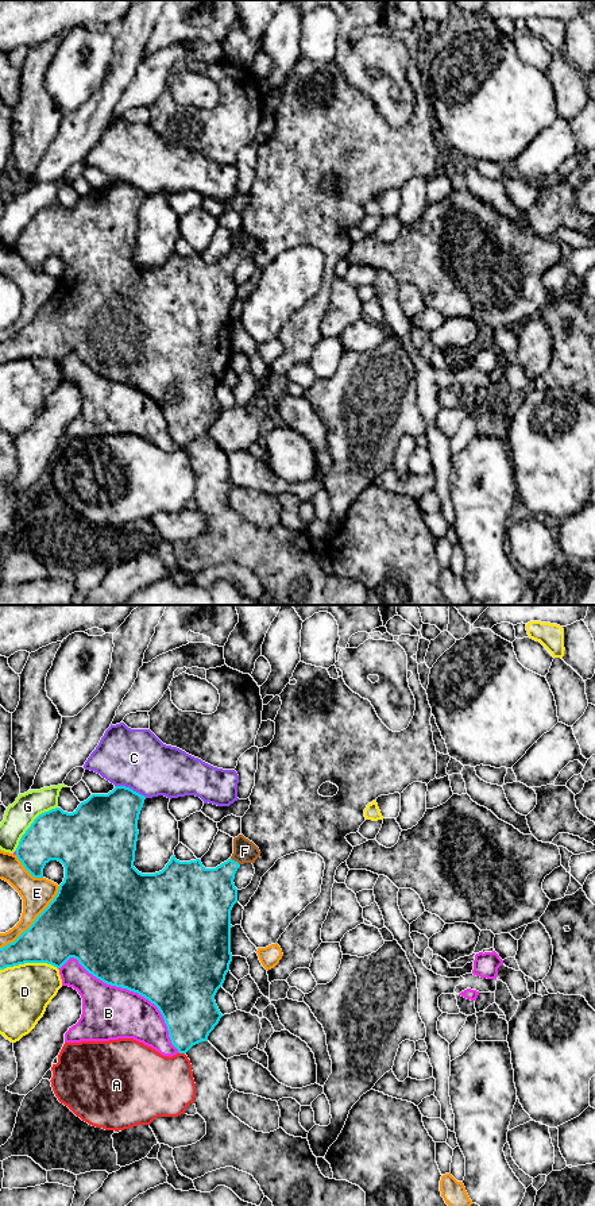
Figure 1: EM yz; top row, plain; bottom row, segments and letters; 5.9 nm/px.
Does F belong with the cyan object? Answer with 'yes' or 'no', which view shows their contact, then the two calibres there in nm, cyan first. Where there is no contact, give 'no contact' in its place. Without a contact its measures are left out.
yes | yz | 320/140 nm

